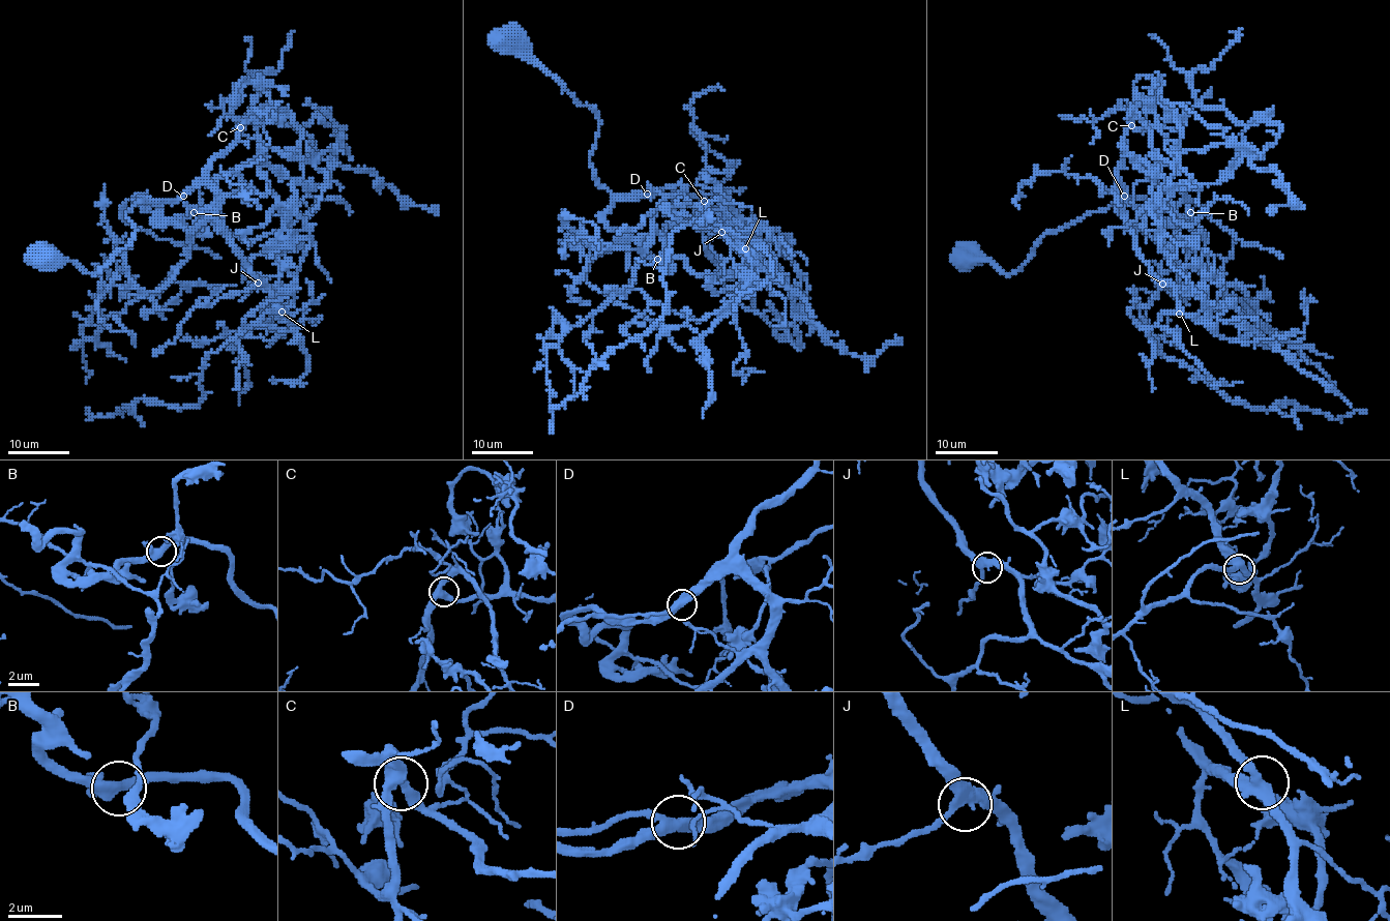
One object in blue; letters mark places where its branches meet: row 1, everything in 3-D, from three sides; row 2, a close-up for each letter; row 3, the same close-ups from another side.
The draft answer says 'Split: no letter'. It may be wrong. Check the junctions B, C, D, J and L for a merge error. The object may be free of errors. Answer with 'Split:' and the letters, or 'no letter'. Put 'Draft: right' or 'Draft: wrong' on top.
Draft: right
Split: no letter

